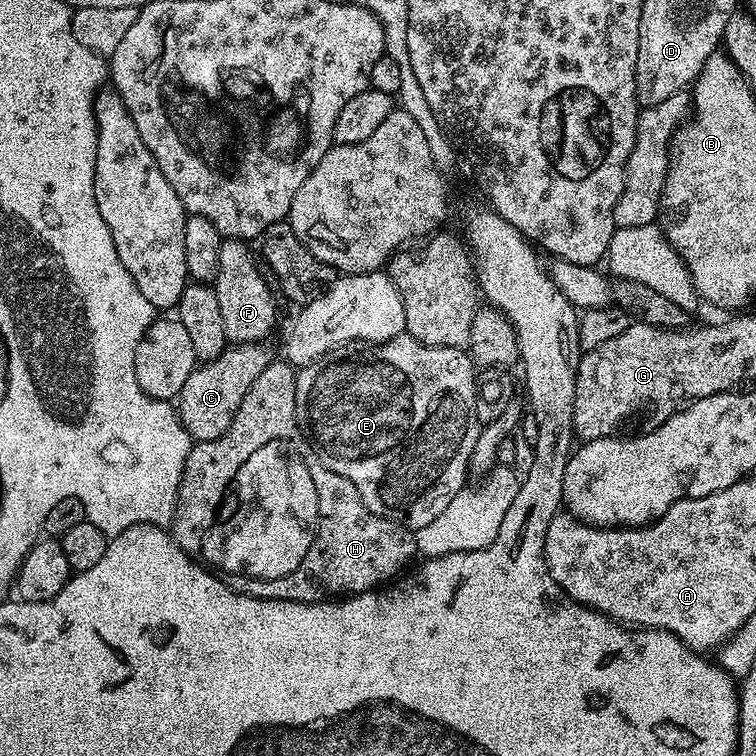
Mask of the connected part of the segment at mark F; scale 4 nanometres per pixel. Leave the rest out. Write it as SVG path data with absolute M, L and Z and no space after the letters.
M224 238L218 250L218 274L214 287L218 294L218 307L222 309L222 322L226 325L226 334L232 344L259 344L267 341L267 336L276 324L276 300L264 281L265 273L257 257L254 252L252 257L248 248L251 248L249 241Z

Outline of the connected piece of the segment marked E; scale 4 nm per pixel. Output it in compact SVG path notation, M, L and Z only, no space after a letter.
M407 334L383 340L380 344L367 342L353 342L337 346L312 364L299 369L296 374L296 416L300 420L300 429L304 431L312 448L320 455L322 462L330 470L342 474L358 490L362 502L374 514L387 516L403 522L407 527L415 530L427 526L450 506L450 498L458 494L465 487L464 475L469 475L468 459L472 456L474 442L478 442L481 430L480 420L476 417L476 389L478 387L477 369L472 363L472 357L463 348L439 348L418 342L413 336Z

